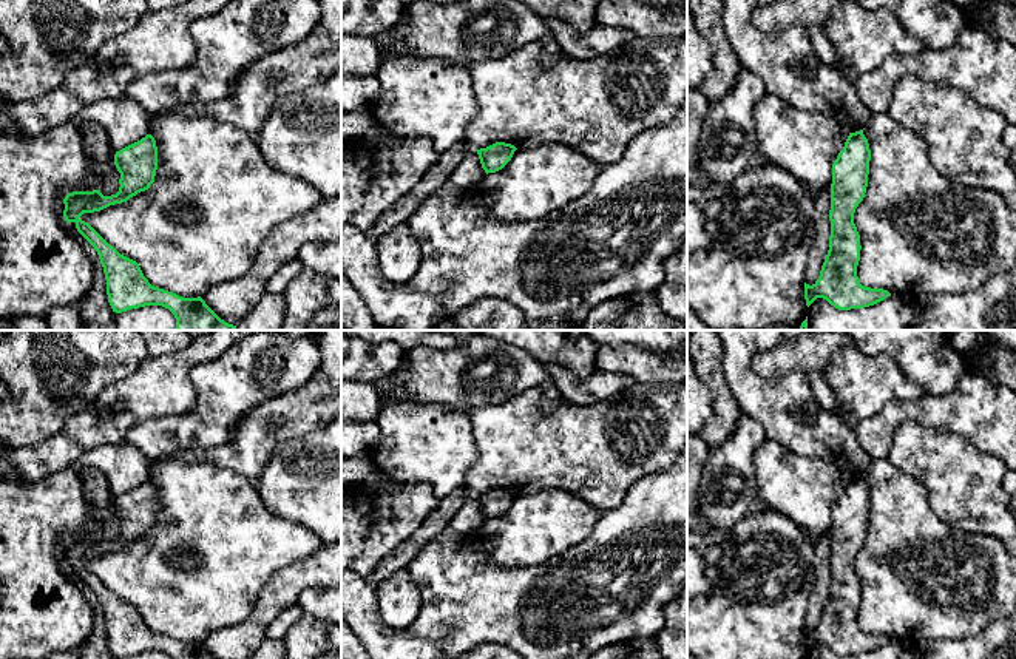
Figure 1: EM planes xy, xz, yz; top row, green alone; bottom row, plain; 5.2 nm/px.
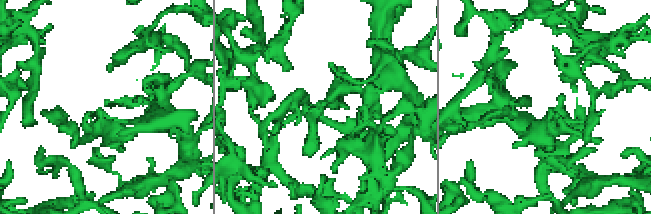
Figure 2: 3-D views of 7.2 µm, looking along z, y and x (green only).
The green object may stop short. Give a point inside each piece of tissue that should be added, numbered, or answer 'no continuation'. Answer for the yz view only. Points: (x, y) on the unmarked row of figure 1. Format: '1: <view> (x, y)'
no continuation

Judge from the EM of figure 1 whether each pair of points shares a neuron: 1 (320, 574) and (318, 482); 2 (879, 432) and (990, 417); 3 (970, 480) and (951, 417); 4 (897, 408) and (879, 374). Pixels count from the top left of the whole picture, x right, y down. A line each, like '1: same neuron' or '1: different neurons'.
1: different neurons
2: same neuron
3: different neurons
4: different neurons

